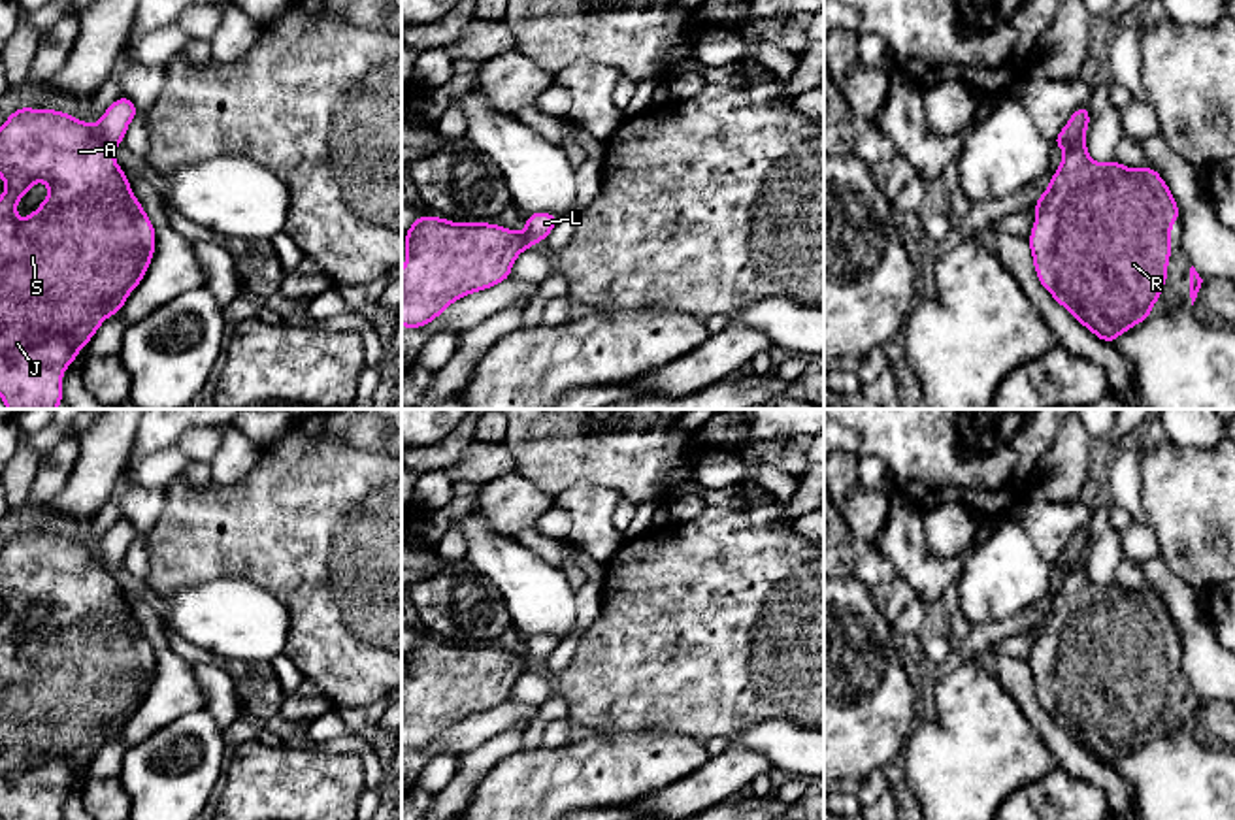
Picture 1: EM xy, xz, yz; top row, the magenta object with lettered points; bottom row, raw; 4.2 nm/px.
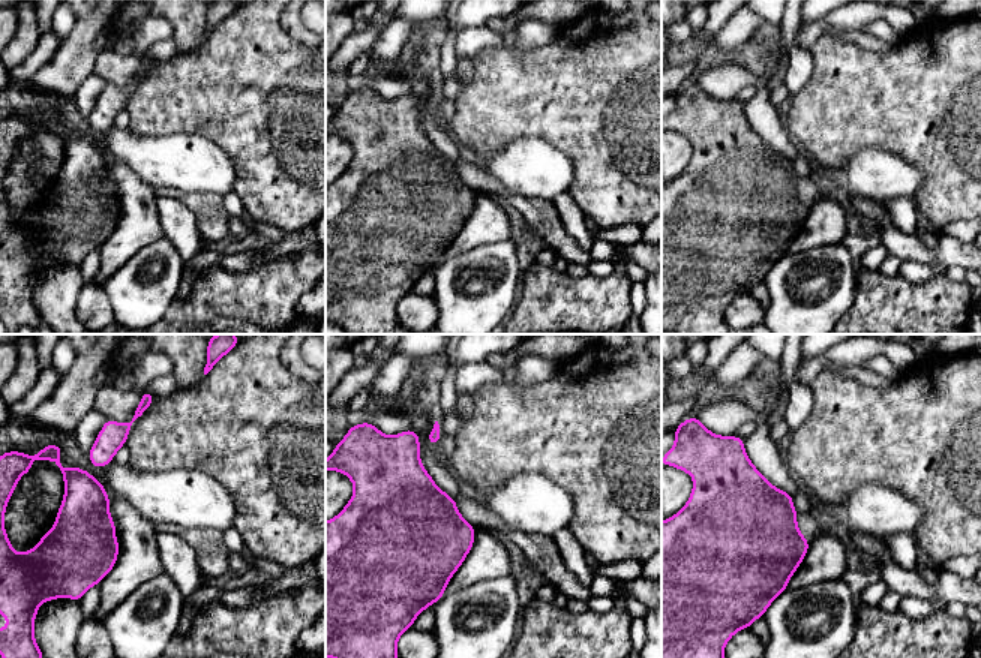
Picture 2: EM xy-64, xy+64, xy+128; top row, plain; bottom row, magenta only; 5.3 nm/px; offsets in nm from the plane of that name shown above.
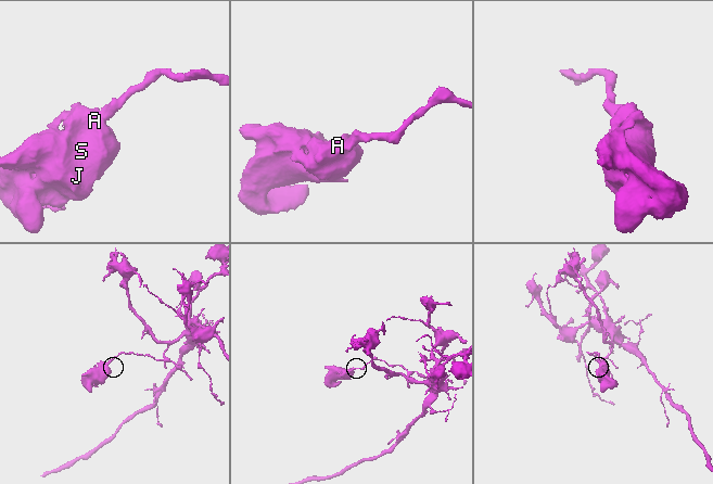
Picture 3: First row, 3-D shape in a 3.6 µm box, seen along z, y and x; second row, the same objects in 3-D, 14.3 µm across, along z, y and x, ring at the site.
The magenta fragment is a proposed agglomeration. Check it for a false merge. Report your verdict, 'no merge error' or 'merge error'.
merge error

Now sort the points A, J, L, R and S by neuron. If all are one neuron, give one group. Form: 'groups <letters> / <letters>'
groups A J R S / L

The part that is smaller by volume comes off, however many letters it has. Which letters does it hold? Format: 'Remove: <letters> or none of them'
Remove: A, J, R, S

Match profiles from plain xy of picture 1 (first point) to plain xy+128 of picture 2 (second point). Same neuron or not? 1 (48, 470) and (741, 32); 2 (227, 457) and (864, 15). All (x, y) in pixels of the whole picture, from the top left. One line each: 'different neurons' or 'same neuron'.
1: same neuron
2: different neurons

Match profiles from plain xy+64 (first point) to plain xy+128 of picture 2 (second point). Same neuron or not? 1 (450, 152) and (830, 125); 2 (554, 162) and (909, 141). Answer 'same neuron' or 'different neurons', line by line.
1: different neurons
2: different neurons

